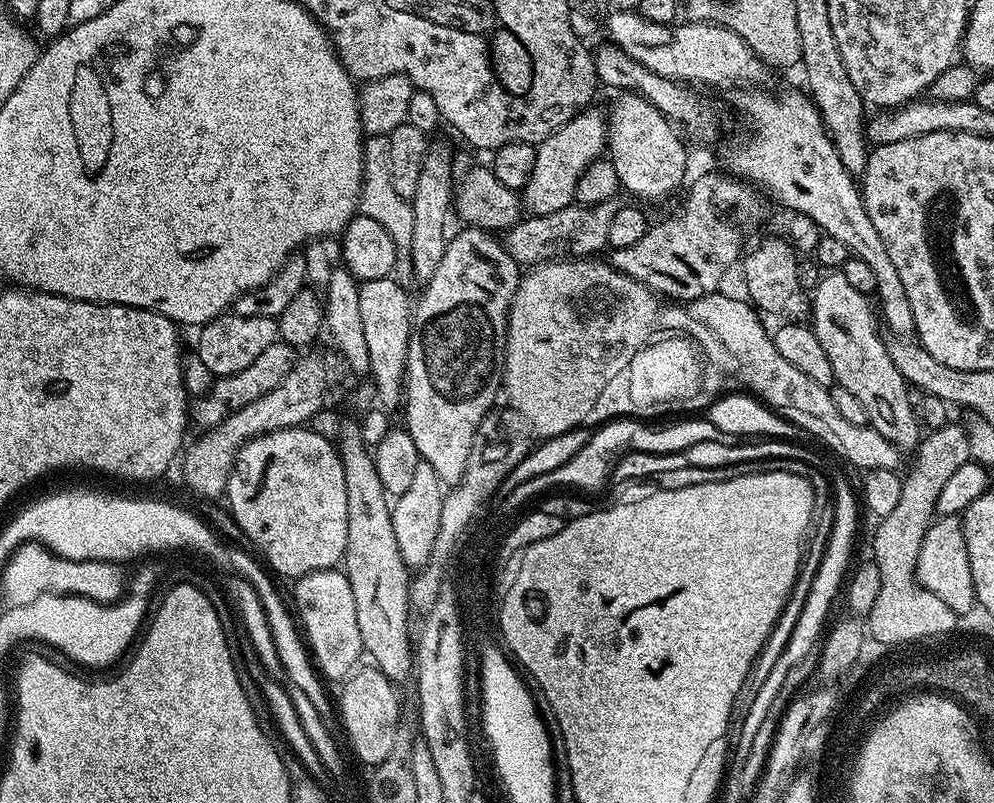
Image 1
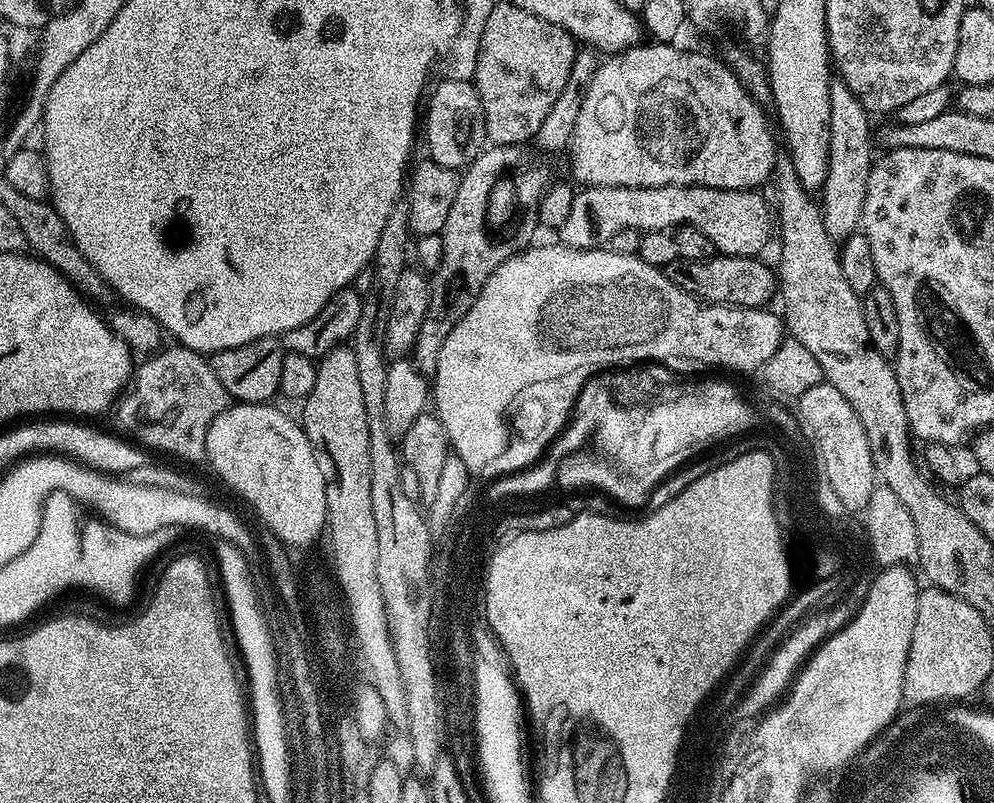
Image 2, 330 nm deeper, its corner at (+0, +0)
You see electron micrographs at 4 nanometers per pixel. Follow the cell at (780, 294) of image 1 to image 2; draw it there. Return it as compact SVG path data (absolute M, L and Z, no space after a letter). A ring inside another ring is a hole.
M667 184L665 188L584 186L577 191L574 206L570 206L566 222L558 229L558 240L568 248L598 248L607 245L618 230L633 228L643 234L687 225L706 234L717 253L759 257L768 244L768 235L774 232L769 201L767 204L760 194L747 188L726 190L703 188L697 184Z

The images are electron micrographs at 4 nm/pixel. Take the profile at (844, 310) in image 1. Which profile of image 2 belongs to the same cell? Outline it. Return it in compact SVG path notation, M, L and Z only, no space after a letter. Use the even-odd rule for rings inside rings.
M843 78L833 79L830 86L830 162L826 170L826 182L818 193L818 203L822 222L826 222L826 234L834 238L851 236L861 227L860 219L866 202L866 182L870 182L870 170L874 163L872 156L872 140L874 144L874 128L870 121L870 113L860 99L850 90Z

